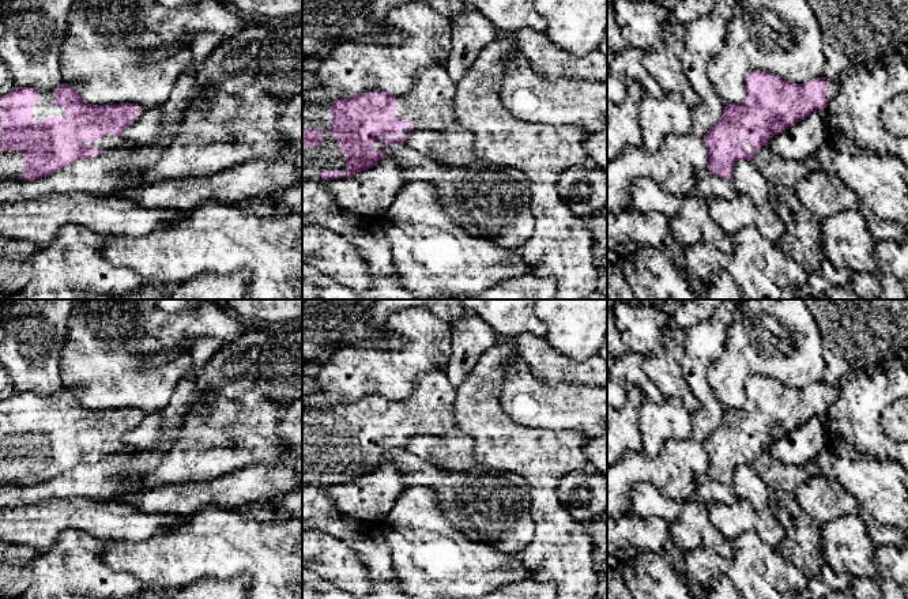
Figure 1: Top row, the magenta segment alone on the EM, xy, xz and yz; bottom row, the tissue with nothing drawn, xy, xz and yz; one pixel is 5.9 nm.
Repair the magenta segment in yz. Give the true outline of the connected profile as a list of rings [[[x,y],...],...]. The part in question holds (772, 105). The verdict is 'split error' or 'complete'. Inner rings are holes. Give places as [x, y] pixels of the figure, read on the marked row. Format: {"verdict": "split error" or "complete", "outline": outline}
{"verdict": "split error", "outline": [[[751,71],[745,82],[745,101],[726,103],[720,120],[704,135],[709,152],[707,169],[723,180],[731,180],[739,159],[753,161],[757,150],[766,146],[771,137],[815,110],[826,110],[840,82],[821,76],[795,84],[775,74]]]}

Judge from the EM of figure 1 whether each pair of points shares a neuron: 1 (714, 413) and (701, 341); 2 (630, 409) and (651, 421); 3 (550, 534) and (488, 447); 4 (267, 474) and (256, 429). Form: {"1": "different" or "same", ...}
{"1": "same", "2": "different", "3": "same", "4": "different"}

